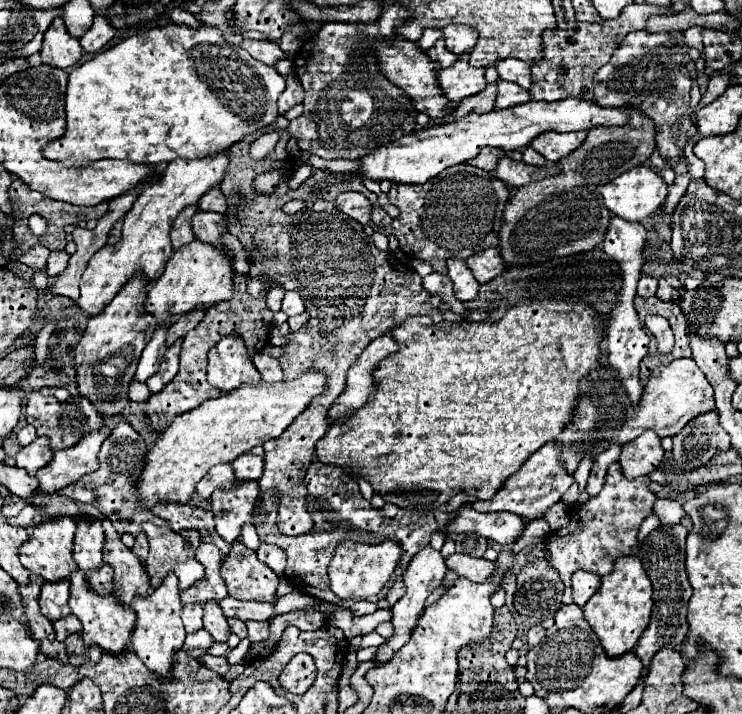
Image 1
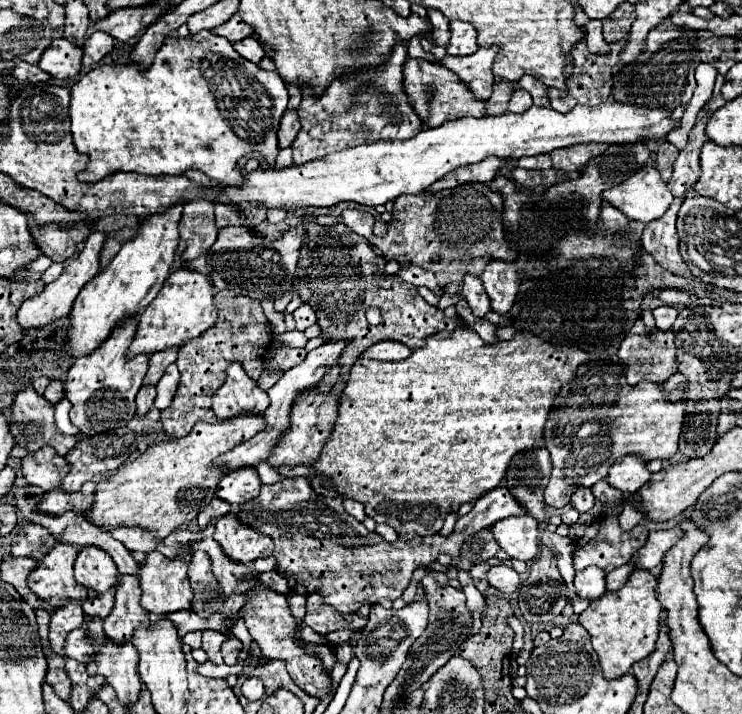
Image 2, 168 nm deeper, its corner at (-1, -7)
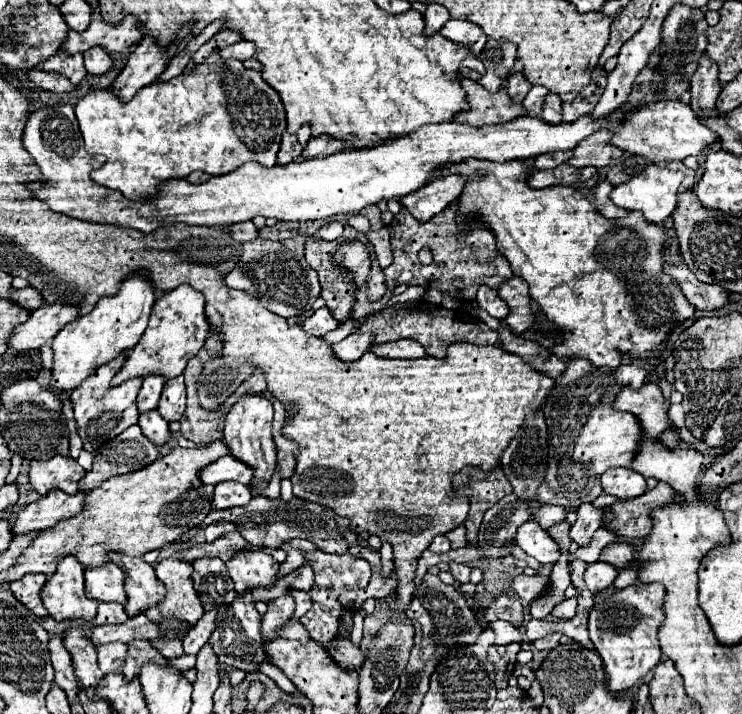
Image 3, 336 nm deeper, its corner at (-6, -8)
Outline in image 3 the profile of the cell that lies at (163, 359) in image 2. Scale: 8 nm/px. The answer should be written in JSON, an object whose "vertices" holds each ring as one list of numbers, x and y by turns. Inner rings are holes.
{"vertices":[[150,374,144,378,144,384,138,394,138,410,140,412,146,412,146,410,158,406,158,398,160,398,164,384,166,384,166,378,162,374]]}

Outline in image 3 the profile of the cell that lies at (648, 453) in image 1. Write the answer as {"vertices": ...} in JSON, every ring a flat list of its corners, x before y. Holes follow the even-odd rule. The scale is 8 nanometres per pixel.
{"vertices":[[610,468,600,480,604,492,614,494,620,500,628,500,646,492,646,478,632,468]]}

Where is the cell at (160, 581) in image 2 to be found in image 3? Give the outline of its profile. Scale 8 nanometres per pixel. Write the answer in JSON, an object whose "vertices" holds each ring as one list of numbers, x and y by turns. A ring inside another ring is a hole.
{"vertices":[[166,558,156,564,156,576,166,586,166,596,162,604,148,608,146,616,150,620,160,620,160,616,178,616,188,624,196,624,202,614,202,602,194,590,192,564,176,558]]}

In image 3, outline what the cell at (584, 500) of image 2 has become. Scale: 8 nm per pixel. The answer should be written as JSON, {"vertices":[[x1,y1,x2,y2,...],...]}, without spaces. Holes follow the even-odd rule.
{"vertices":[[580,504,576,514,576,522,570,530,570,538,578,544,578,546,586,546,592,538,592,534,602,526,602,512,604,508,596,508,592,504]]}

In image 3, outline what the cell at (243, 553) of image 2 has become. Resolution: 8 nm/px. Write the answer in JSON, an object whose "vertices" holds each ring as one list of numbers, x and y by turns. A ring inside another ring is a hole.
{"vertices":[[238,550,226,562,228,574,234,582,238,594,242,594,248,586,272,586,274,576,278,572,278,562,270,556,268,550]]}

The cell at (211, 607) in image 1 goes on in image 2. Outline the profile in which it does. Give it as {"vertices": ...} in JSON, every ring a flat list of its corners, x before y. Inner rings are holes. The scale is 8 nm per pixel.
{"vertices":[[203,631,203,643,201,643,201,649,209,655,209,661,219,665,223,663,223,657,221,657,221,643,225,641,225,635,221,635,219,631]]}

